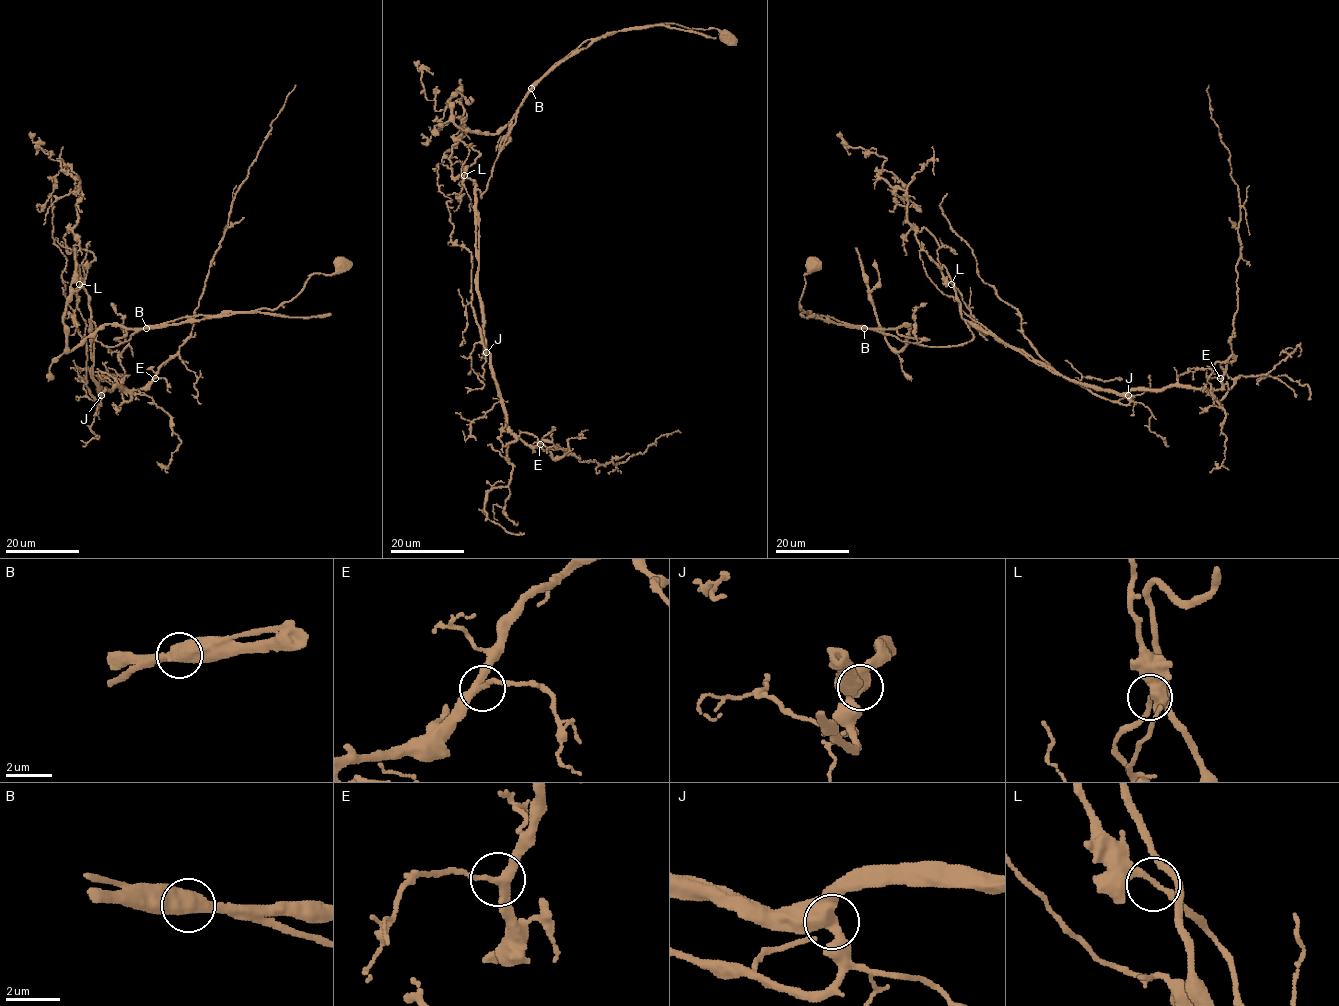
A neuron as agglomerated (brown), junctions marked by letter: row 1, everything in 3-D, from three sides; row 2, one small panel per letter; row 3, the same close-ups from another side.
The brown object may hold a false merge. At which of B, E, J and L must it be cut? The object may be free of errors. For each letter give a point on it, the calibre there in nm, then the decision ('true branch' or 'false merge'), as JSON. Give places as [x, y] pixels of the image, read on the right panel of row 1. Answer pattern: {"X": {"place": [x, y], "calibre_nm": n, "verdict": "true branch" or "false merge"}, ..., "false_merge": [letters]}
{"B": {"place": [864, 328], "calibre_nm": 600, "verdict": "false merge"}, "E": {"place": [1220, 378], "calibre_nm": 320, "verdict": "true branch"}, "J": {"place": [1128, 395], "calibre_nm": 500, "verdict": "true branch"}, "L": {"place": [951, 284], "calibre_nm": 240, "verdict": "true branch"}, "false_merge": ["B"]}

